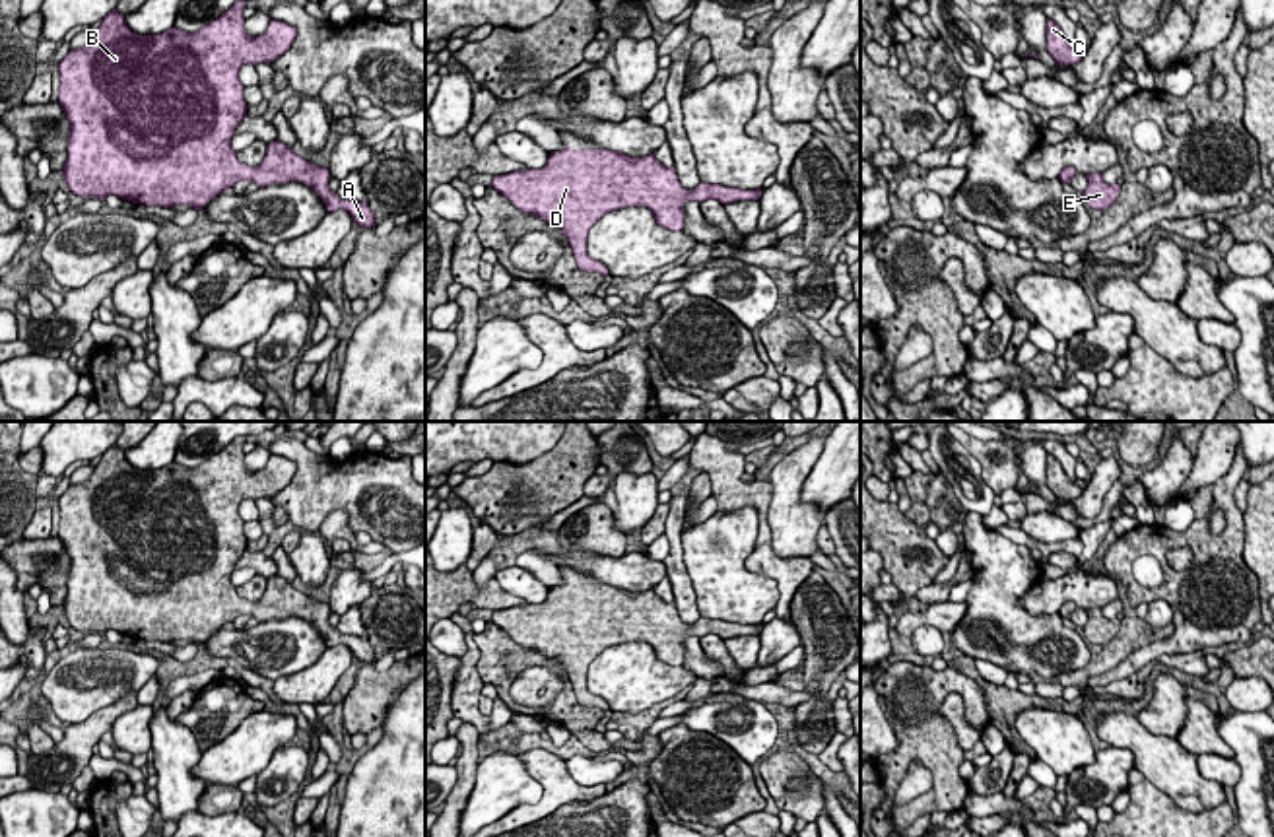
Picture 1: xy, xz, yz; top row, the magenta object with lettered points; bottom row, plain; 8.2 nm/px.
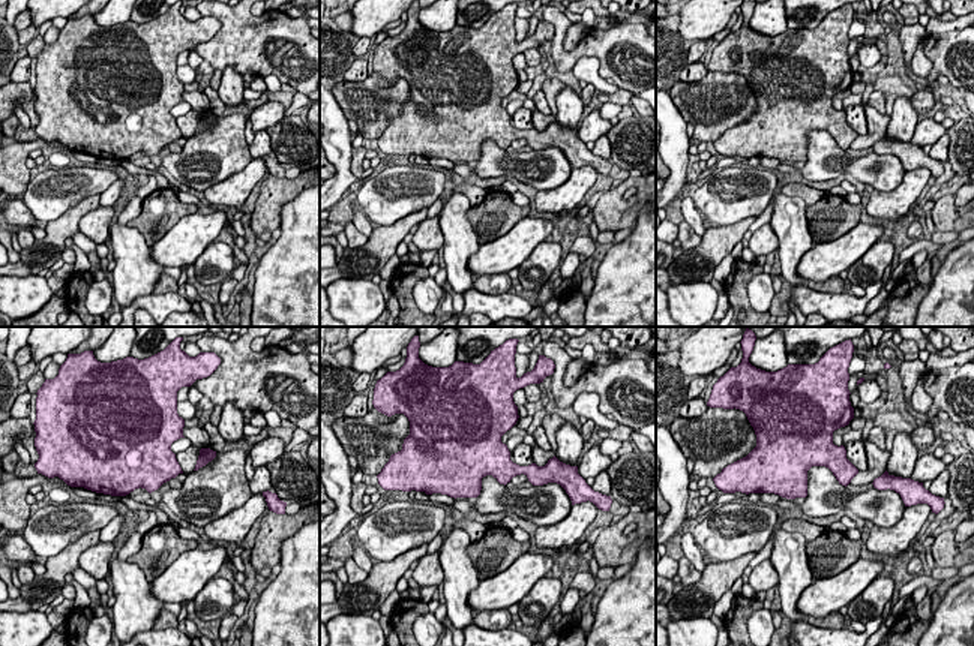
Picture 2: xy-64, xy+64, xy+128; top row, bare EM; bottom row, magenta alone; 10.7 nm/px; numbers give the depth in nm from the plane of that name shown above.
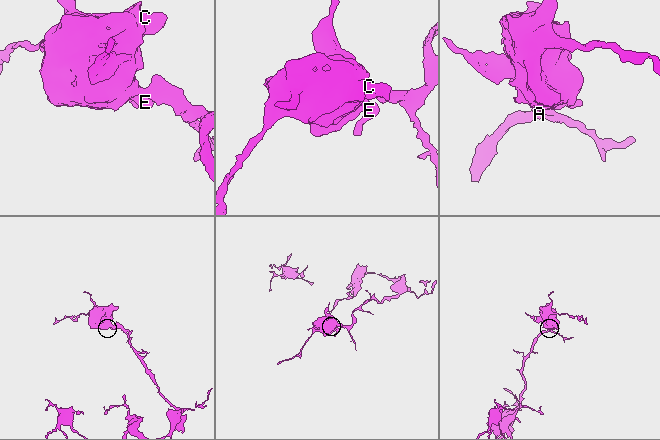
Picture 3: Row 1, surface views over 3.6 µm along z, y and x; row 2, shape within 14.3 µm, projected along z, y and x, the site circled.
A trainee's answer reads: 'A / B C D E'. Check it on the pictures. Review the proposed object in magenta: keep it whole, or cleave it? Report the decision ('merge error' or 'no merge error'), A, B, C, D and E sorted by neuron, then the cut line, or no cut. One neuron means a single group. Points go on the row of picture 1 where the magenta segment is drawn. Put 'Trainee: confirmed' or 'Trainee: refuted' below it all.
no merge error; A B C D E; no cut
Trainee: refuted

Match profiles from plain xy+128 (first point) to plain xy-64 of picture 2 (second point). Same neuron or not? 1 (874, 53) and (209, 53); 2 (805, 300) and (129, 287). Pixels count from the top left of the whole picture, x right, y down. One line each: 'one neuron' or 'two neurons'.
1: two neurons
2: two neurons

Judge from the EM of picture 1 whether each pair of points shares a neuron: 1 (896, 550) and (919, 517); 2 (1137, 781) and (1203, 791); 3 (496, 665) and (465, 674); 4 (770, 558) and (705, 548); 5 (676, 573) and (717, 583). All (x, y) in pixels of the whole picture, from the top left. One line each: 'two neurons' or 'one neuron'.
1: two neurons
2: two neurons
3: two neurons
4: two neurons
5: two neurons

